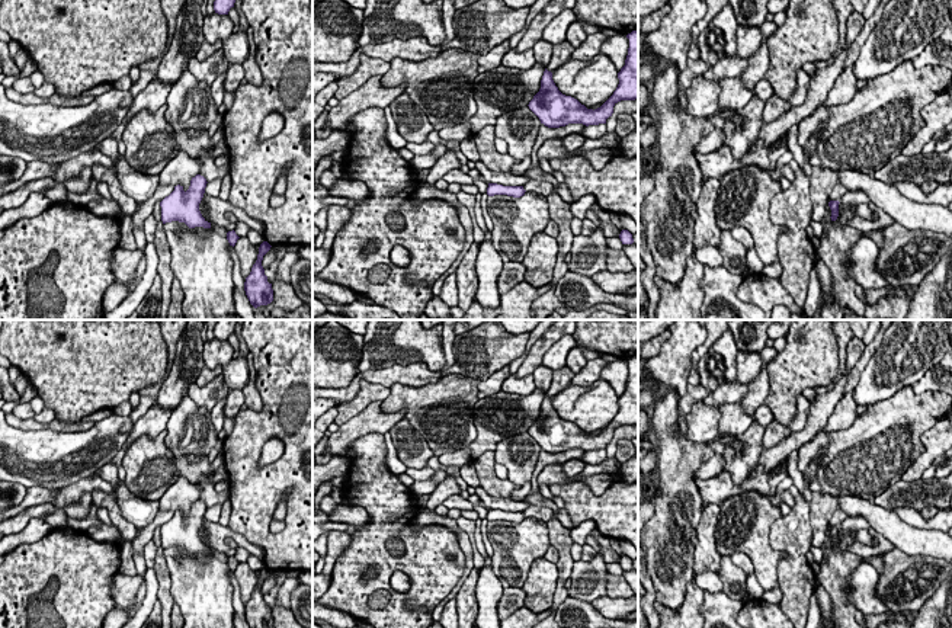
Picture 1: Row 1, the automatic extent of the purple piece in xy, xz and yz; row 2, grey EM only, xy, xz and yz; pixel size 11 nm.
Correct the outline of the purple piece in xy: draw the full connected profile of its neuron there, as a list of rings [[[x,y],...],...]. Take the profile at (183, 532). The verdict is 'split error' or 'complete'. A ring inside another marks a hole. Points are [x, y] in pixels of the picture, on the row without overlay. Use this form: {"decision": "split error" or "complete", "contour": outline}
{"decision": "complete", "contour": [[[196,500],[192,503],[186,518],[183,512],[174,512],[174,516],[160,528],[163,550],[179,547],[185,548],[189,554],[211,554],[211,548],[208,548],[199,536],[206,509],[203,502]]]}

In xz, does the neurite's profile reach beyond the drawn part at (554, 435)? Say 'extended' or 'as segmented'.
as segmented

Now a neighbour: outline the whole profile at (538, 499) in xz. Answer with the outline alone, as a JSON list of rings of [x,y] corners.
[[[539,491],[536,493],[529,493],[525,499],[522,499],[523,502],[528,502],[529,504],[536,504],[536,506],[542,506],[542,507],[549,507],[552,509],[555,513],[560,510],[560,507],[551,500],[544,497]]]

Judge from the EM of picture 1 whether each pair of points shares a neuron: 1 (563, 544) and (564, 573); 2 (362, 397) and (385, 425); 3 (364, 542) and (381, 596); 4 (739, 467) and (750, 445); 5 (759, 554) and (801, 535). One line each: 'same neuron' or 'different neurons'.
1: same neuron
2: different neurons
3: same neuron
4: same neuron
5: different neurons

